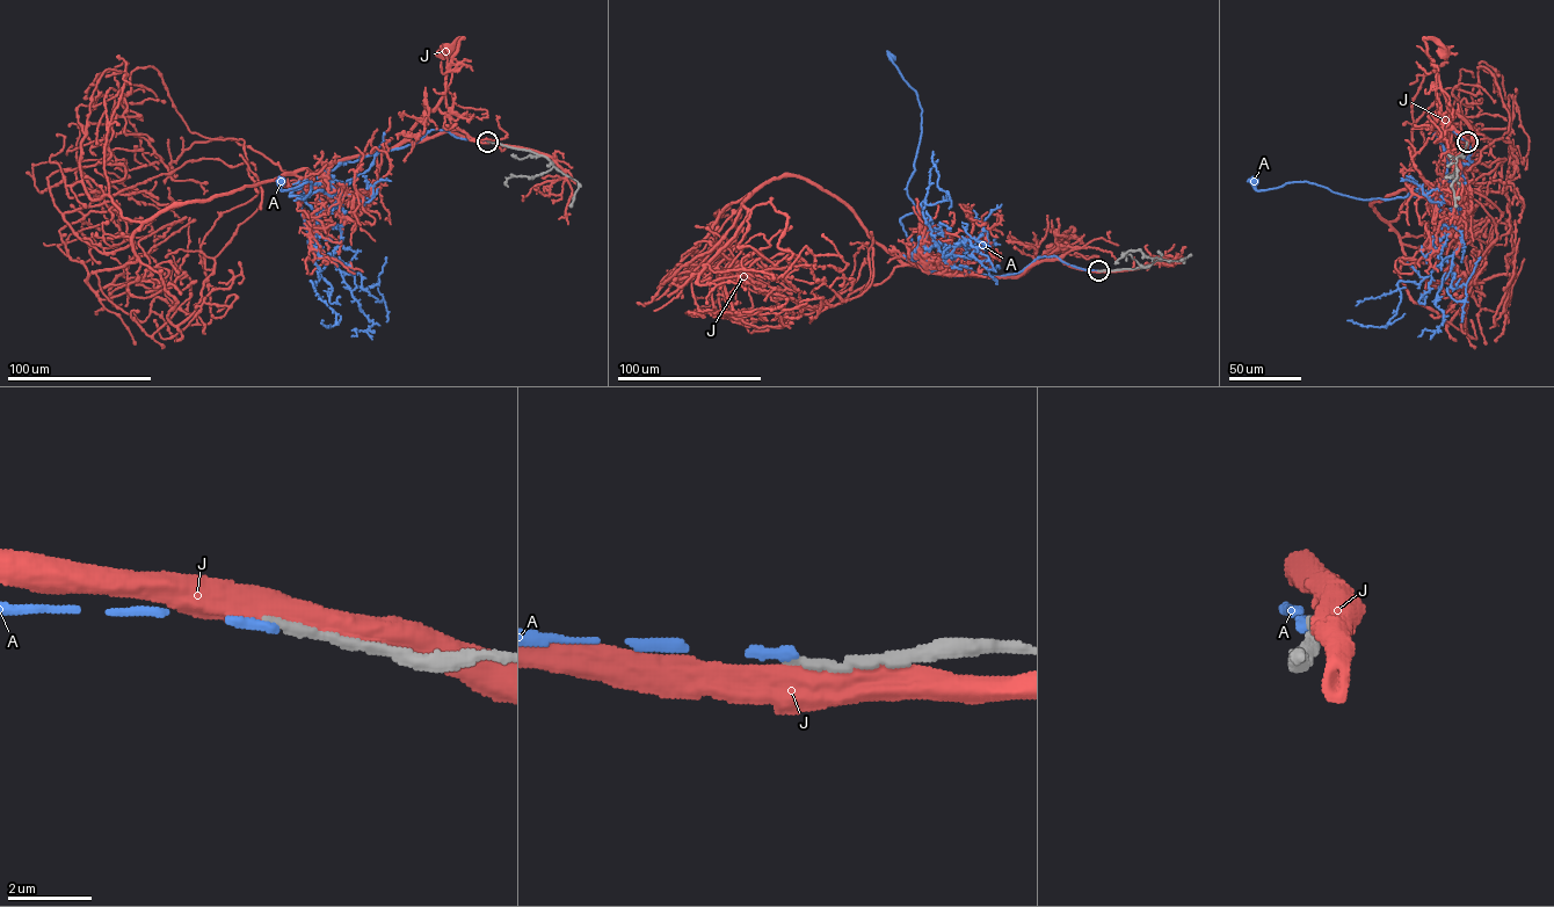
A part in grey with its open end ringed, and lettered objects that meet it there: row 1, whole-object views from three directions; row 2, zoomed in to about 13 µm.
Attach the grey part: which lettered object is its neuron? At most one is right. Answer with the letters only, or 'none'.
none

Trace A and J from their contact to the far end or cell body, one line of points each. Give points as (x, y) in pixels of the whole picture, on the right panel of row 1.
A: (1467, 142), (1452, 130), (1472, 150), (1453, 197), (1413, 190), (1364, 200), (1307, 181), (1258, 190), (1254, 181)
J: (1467, 142), (1454, 129), (1445, 131), (1443, 139), (1444, 115), (1451, 108), (1424, 38), (1439, 42), (1443, 51)

